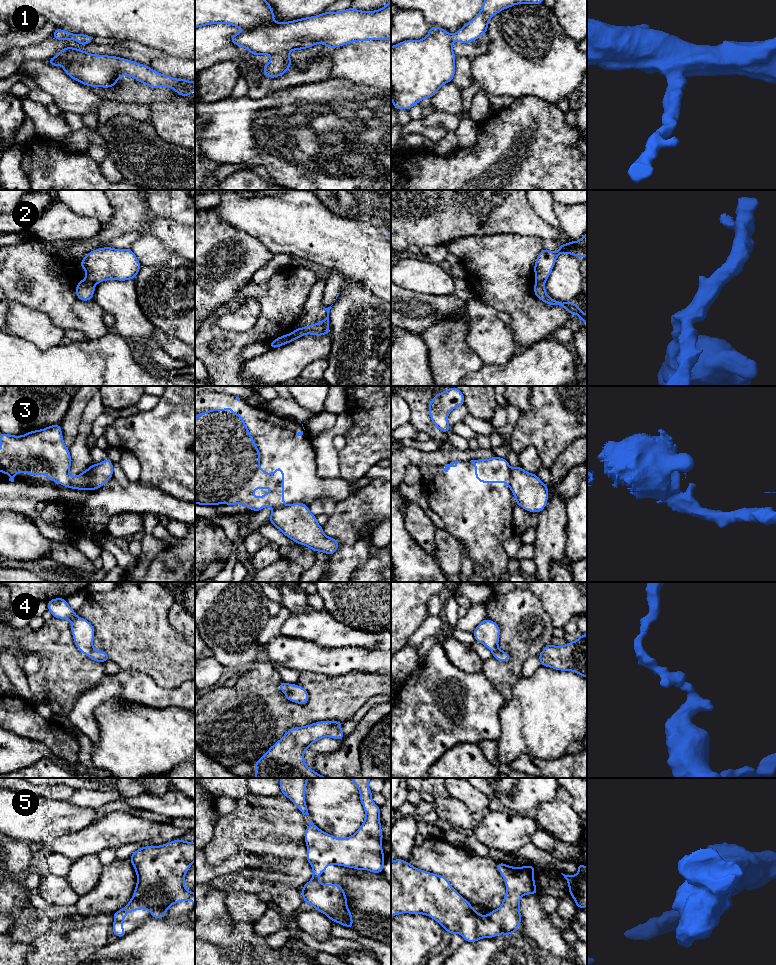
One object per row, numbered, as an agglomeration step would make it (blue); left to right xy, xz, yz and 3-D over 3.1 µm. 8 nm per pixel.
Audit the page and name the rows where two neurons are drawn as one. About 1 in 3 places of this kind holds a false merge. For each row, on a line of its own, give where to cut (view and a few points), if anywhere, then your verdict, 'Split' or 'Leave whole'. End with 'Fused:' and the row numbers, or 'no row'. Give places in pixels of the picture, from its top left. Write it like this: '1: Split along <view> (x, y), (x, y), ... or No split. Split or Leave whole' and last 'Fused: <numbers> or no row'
1: No split. Leave whole
2: Split along xz (286, 334), (287, 343). Split
3: Split along xy (87, 469), (84, 476), (75, 478), (69, 487). Split
4: No split. Leave whole
5: No split. Leave whole
Fused: 2, 3

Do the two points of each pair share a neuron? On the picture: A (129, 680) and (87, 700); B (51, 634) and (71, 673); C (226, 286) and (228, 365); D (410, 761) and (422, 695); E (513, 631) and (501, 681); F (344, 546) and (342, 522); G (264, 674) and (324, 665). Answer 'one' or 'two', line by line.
A: one
B: one
C: two
D: one
E: one
F: one
G: two

